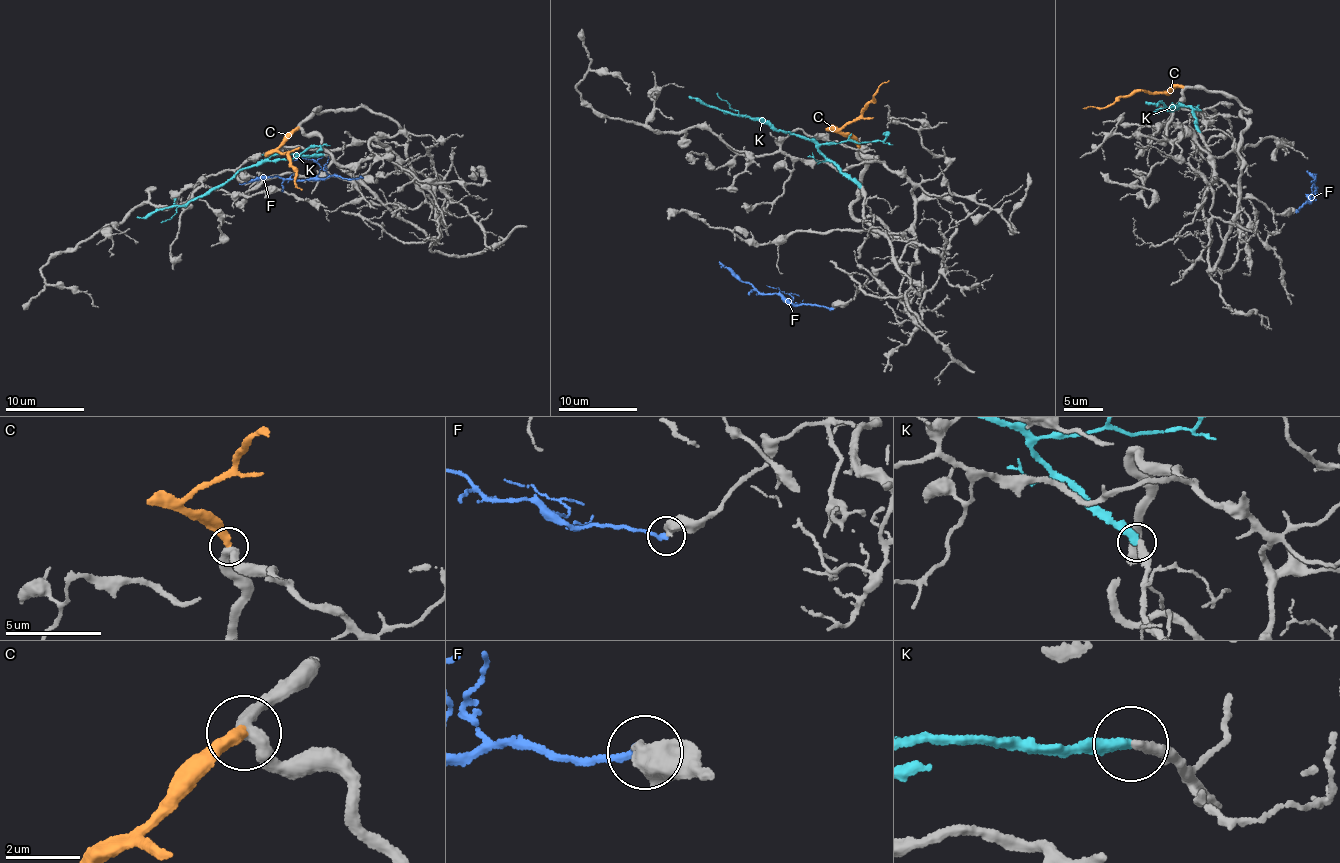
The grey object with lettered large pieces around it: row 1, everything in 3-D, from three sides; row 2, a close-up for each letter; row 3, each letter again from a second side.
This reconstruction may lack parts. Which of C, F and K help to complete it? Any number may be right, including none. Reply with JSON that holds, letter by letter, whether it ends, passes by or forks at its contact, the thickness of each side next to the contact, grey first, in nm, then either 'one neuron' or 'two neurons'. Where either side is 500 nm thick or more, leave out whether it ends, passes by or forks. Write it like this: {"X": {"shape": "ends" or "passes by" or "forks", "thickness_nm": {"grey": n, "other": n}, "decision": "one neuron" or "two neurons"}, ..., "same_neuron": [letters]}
{"C": {"shape": "ends", "thickness_nm": {"grey": 360, "other": 360}, "decision": "two neurons"}, "F": {"shape": "ends", "thickness_nm": {"grey": 480, "other": 220}, "decision": "two neurons"}, "K": {"shape": "ends", "thickness_nm": {"grey": 340, "other": 360}, "decision": "one neuron"}, "same_neuron": ["K"]}

